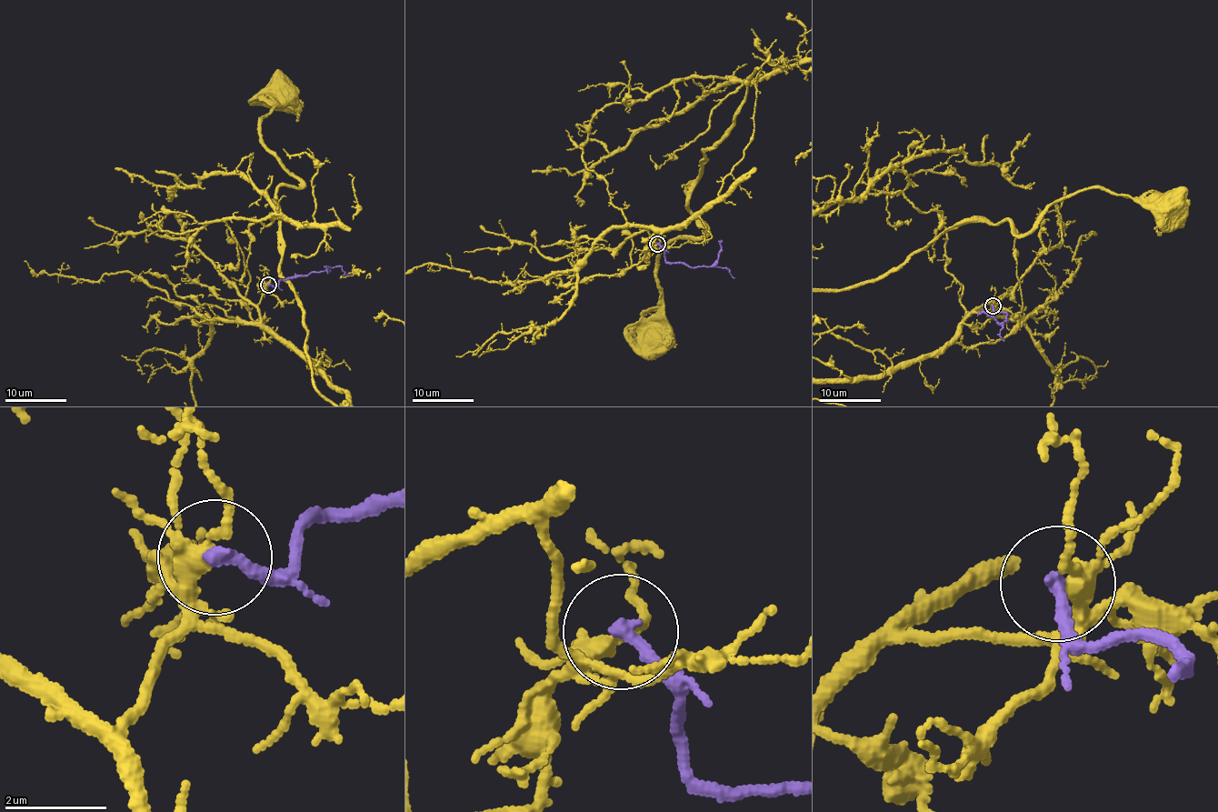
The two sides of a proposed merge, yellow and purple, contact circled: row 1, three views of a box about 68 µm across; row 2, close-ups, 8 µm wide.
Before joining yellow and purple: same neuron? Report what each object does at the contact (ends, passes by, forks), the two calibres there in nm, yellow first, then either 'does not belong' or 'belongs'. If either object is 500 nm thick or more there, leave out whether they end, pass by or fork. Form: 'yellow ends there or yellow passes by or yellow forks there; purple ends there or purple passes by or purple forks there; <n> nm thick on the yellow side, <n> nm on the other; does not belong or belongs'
yellow forks there; purple ends there; 280 nm thick on the yellow side, 280 nm on the other; does not belong

